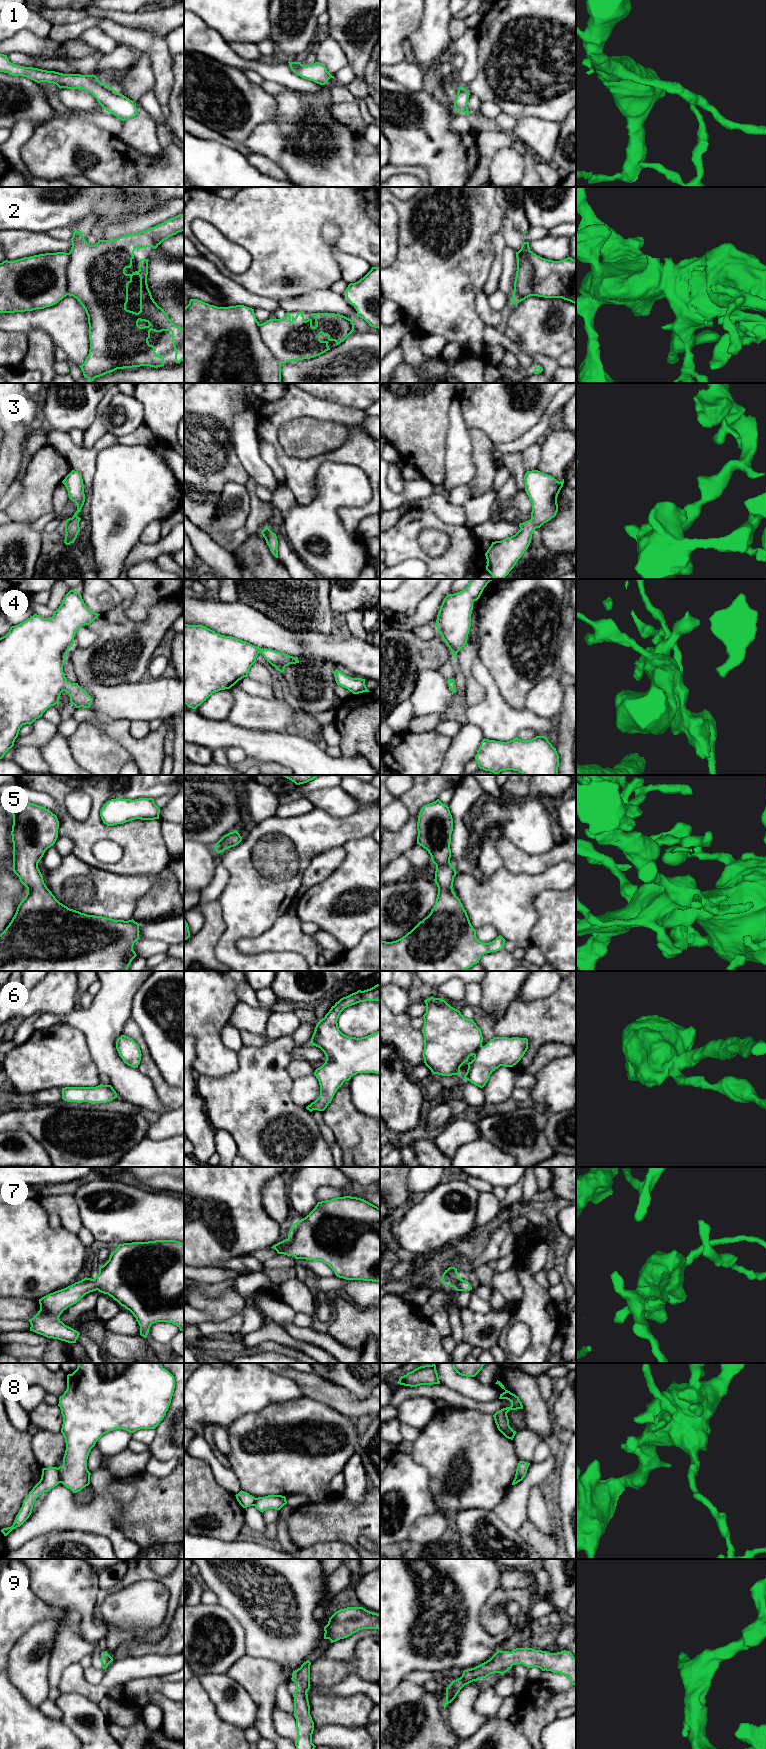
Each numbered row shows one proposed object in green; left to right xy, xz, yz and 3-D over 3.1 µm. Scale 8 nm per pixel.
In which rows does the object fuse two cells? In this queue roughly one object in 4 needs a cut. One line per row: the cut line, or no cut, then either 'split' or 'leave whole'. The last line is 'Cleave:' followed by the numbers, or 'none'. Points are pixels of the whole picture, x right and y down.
1: no cut | leave whole
2: no cut | leave whole
3: no cut | leave whole
4: no cut | leave whole
5: no cut | leave whole
6: no cut | leave whole
7: no cut | leave whole
8: xy (57, 1468), (61, 1482) | split
9: no cut | leave whole
Cleave: 8

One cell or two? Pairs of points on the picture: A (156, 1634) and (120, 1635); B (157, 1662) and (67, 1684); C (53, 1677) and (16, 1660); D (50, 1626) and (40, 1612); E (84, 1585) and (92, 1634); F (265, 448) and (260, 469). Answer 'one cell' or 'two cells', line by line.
A: one cell
B: one cell
C: two cells
D: two cells
E: one cell
F: two cells

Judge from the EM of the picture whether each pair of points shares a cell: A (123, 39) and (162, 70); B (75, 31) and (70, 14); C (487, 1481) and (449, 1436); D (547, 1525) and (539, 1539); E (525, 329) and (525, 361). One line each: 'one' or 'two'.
A: one
B: two
C: one
D: two
E: two

